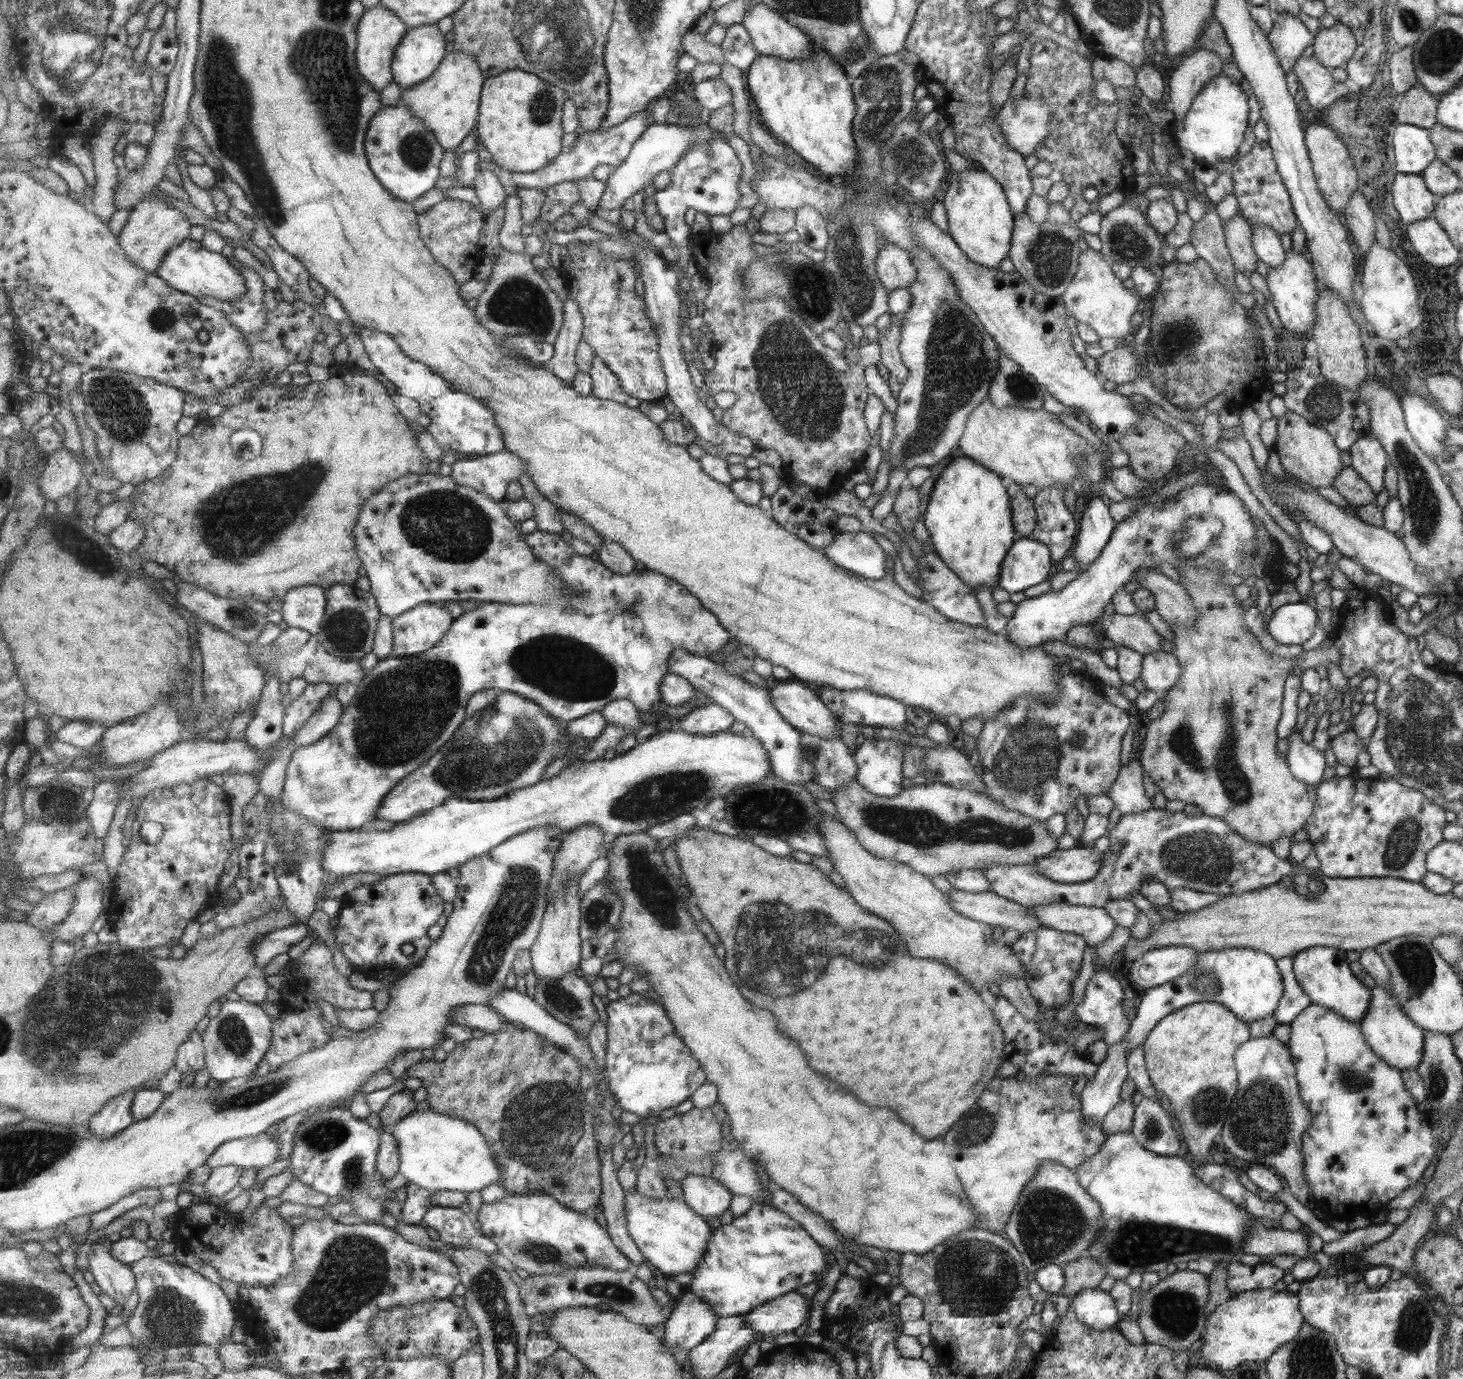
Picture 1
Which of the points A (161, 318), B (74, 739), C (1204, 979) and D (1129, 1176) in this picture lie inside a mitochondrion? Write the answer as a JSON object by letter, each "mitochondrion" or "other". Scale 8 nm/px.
{"A":"mitochondrion","B":"other","C":"mitochondrion","D":"other"}

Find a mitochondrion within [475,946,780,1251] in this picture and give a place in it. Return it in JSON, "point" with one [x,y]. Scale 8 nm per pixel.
{"point":[541,1128]}

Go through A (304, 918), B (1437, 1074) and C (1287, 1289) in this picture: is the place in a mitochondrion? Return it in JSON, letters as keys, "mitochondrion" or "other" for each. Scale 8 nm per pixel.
{"A":"other","B":"mitochondrion","C":"other"}

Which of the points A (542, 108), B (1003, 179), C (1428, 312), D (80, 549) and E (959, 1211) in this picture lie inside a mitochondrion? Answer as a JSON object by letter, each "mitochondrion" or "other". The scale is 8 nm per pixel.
{"A":"mitochondrion","B":"other","C":"other","D":"mitochondrion","E":"other"}

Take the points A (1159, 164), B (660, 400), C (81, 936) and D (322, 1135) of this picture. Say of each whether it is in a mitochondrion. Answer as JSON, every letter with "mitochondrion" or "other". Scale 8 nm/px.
{"A":"other","B":"other","C":"other","D":"mitochondrion"}

